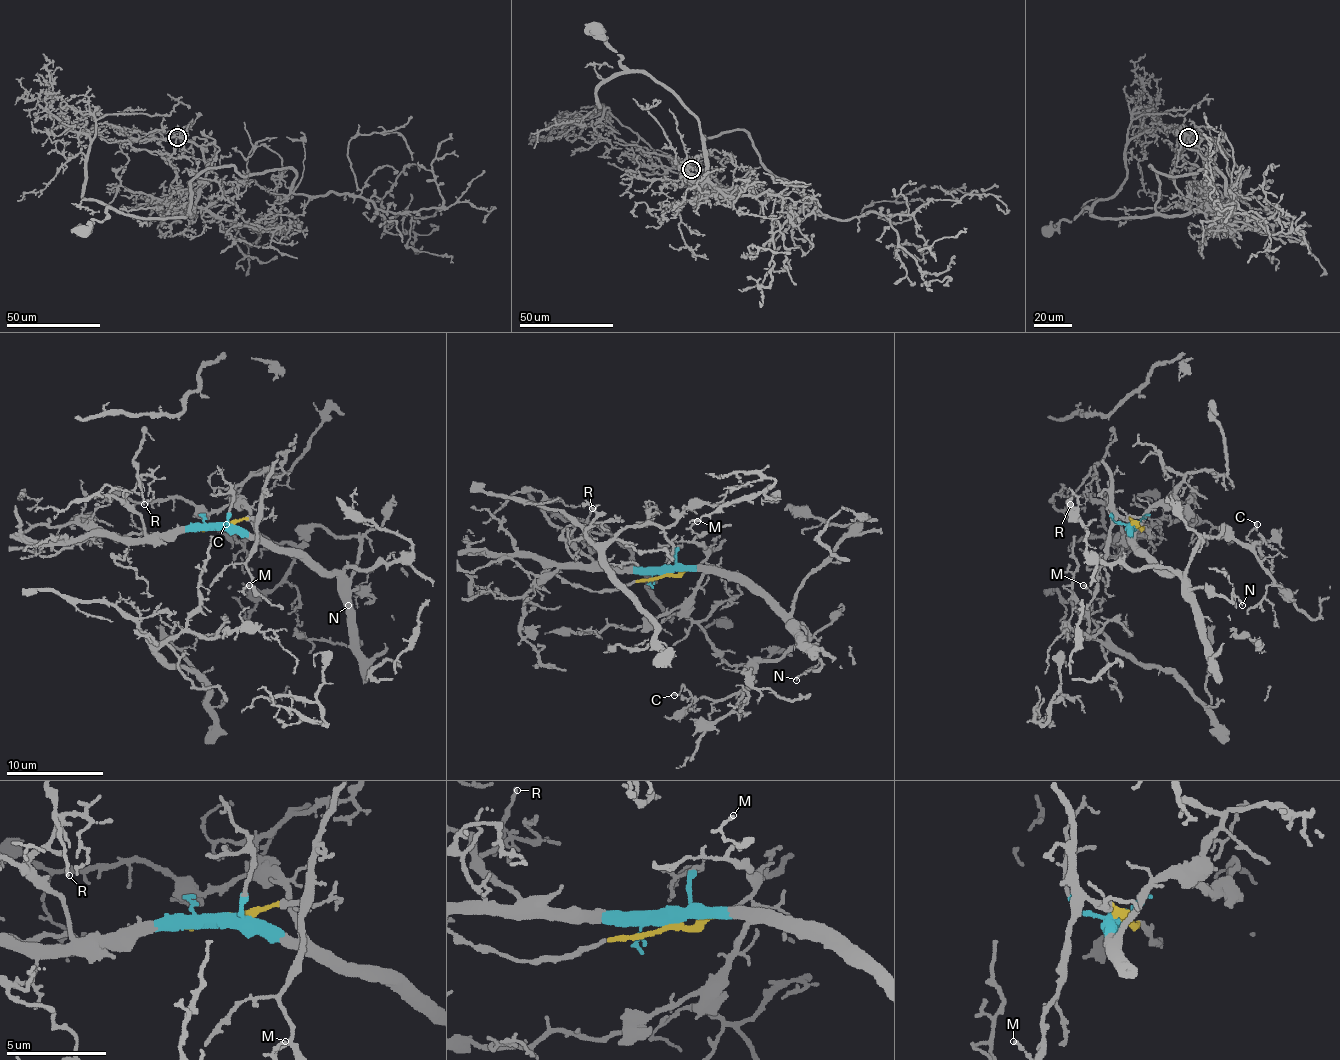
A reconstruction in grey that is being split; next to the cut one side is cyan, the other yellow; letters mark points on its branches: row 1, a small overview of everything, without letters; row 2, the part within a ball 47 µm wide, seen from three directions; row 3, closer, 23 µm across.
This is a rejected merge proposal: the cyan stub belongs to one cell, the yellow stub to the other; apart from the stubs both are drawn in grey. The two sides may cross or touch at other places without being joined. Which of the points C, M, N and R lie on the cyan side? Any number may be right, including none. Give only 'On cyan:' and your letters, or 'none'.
On cyan: C, N, R

